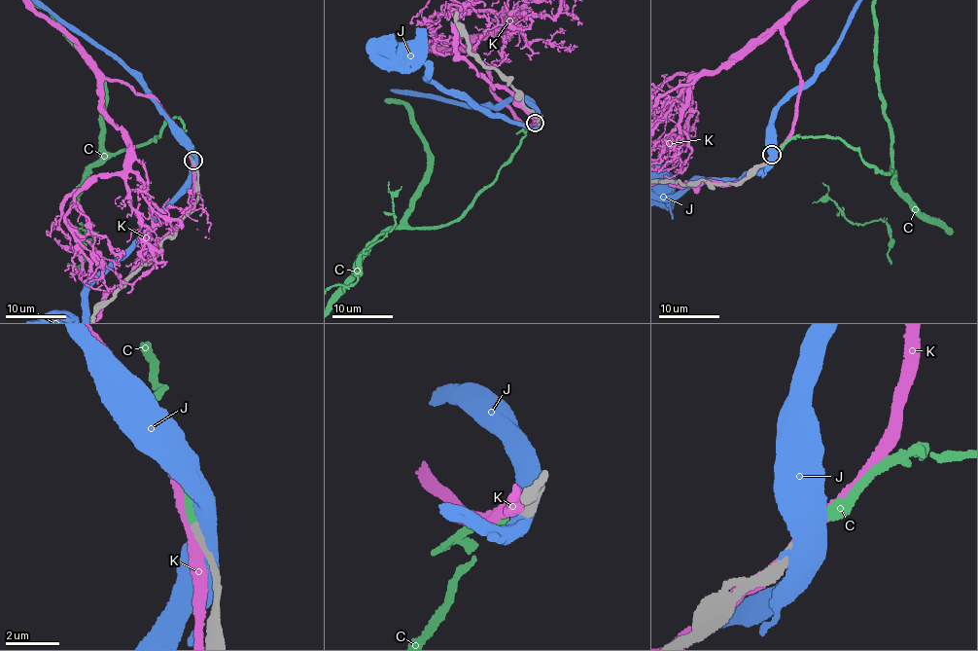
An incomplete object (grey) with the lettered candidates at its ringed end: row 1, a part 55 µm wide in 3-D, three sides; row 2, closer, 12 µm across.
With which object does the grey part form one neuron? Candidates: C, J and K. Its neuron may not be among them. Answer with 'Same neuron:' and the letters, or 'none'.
Same neuron: C

